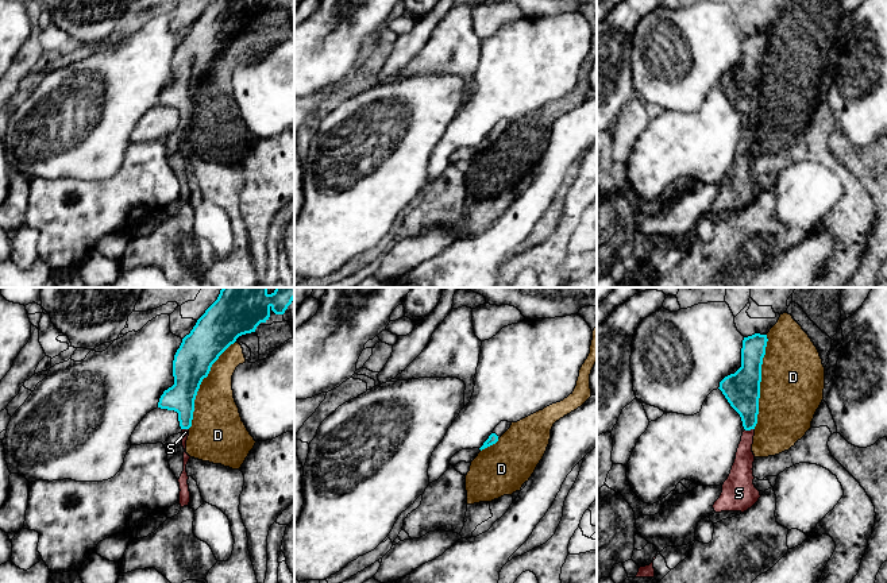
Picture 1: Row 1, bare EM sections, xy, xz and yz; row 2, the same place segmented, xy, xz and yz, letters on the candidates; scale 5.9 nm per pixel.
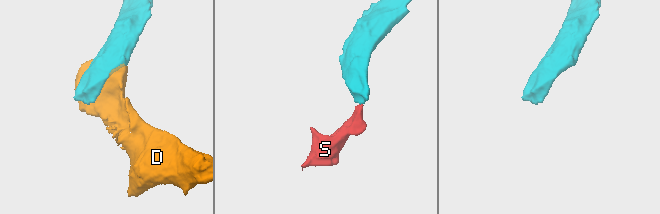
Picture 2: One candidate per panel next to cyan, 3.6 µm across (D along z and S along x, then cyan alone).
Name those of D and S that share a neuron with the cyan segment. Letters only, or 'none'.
S

